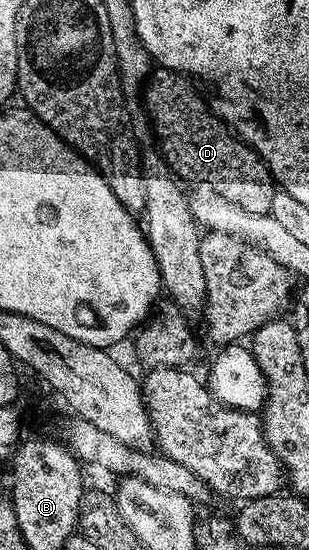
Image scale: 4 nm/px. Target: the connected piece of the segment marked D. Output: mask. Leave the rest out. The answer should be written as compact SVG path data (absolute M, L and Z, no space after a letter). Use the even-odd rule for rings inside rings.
M162 68L156 69L146 83L147 110L151 113L155 134L159 137L158 149L162 159L170 167L171 173L180 179L188 178L192 184L210 186L225 200L245 208L247 212L270 214L273 196L277 191L271 169L257 151L236 137L212 113L190 84L184 75Z

